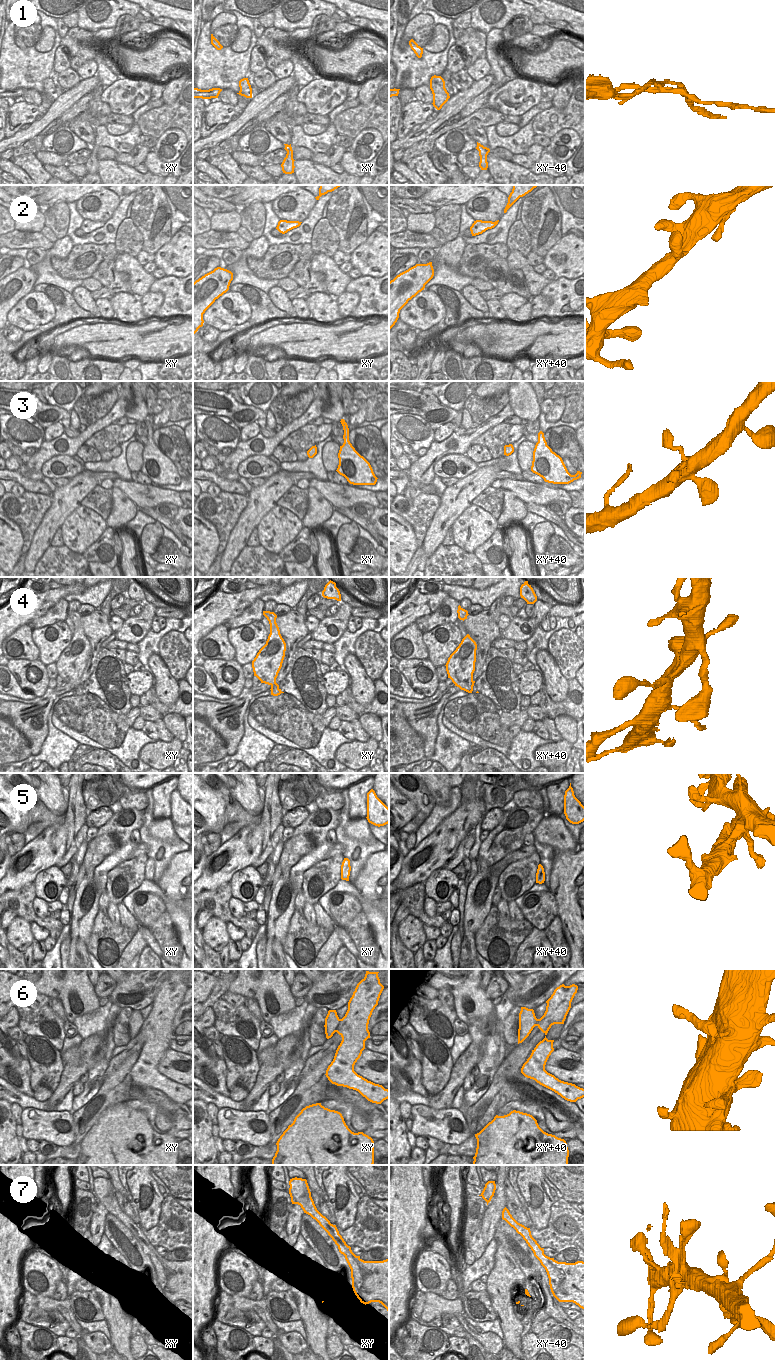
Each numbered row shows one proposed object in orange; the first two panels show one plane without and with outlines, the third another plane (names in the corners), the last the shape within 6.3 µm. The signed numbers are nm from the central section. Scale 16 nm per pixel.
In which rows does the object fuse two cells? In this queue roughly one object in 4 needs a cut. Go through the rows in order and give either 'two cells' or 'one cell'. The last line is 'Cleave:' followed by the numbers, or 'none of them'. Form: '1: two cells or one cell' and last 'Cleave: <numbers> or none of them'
1: two cells
2: one cell
3: one cell
4: one cell
5: one cell
6: one cell
7: one cell
Cleave: 1

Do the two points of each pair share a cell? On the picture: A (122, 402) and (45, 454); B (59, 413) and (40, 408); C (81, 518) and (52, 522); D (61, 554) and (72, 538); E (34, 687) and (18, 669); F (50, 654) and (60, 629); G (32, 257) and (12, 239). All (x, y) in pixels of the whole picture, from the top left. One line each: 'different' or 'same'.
A: same
B: same
C: different
D: different
E: same
F: same
G: different

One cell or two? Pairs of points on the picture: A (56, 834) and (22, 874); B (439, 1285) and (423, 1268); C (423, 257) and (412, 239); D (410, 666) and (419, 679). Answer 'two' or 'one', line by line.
A: one
B: one
C: two
D: one

